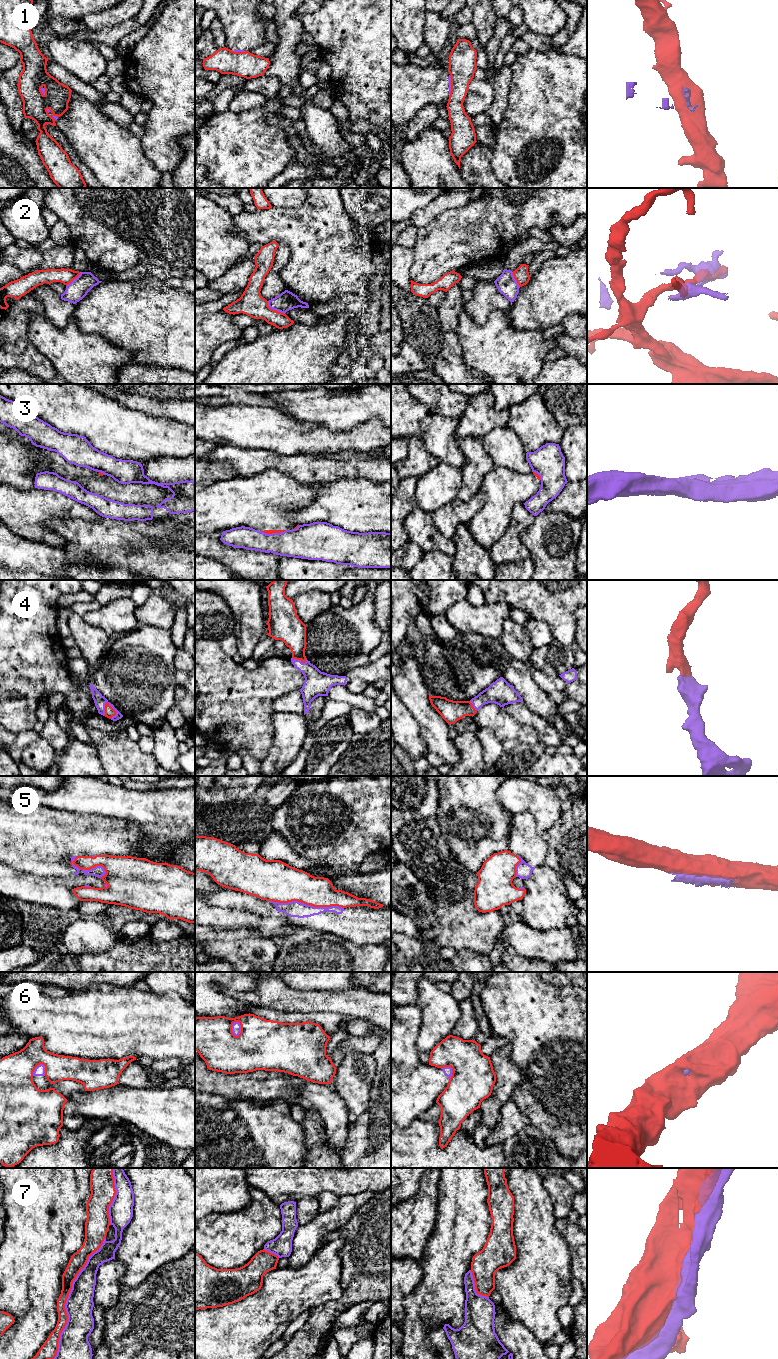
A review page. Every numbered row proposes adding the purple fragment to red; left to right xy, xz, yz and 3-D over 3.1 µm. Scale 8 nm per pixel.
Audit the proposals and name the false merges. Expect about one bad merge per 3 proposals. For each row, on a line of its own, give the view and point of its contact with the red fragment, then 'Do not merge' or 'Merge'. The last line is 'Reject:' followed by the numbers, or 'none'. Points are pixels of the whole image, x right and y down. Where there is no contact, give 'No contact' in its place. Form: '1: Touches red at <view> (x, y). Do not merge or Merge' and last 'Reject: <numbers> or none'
1: Touches red at yz (451, 84). Do not merge
2: Touches red at xz (274, 310). Do not merge
3: Touches red at xz (273, 532). Do not merge
4: Touches red at xy (114, 710). Merge
5: Touches red at xz (306, 904). Do not merge
6: Touches red at xz (241, 1029). Do not merge
7: Touches red at xy (67, 1297). Merge
Reject: 1, 2, 3, 5, 6

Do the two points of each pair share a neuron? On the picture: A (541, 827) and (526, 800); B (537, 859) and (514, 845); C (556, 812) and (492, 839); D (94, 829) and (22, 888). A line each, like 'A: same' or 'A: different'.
A: same
B: same
C: different
D: different

